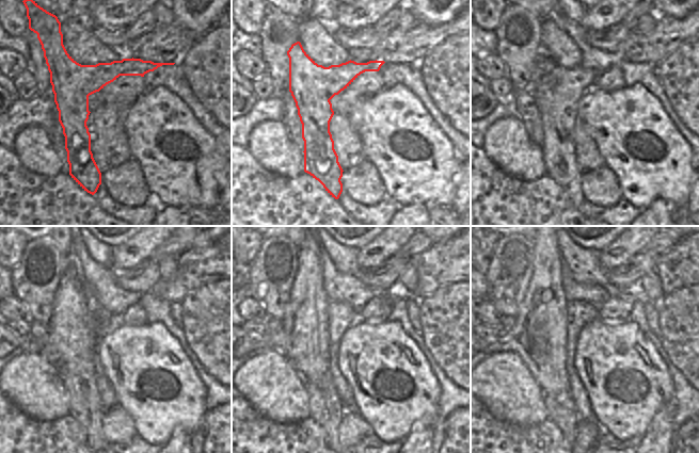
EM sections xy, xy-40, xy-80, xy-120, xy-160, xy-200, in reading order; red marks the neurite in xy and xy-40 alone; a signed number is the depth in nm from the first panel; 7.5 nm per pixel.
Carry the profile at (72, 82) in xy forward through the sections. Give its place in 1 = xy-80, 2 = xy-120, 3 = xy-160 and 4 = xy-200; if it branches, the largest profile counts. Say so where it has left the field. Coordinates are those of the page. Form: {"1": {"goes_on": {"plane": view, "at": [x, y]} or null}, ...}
{"1": {"goes_on": {"plane": "xy-80", "at": [556, 98]}}, "2": {"goes_on": {"plane": "xy-120", "at": [83, 400]}}, "3": {"goes_on": {"plane": "xy-160", "at": [324, 405]}}, "4": {"goes_on": {"plane": "xy-200", "at": [561, 410]}}}

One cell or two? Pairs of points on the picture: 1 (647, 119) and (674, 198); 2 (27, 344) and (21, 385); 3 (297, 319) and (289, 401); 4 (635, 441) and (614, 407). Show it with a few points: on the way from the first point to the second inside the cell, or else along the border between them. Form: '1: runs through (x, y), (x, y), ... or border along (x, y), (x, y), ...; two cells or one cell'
1: runs through (663, 139), (668, 145), (670, 179); one cell
2: border along (34, 350), (21, 352), (11, 360); two cells
3: border along (274, 350), (292, 367), (303, 381); two cells
4: border along (607, 431), (619, 439), (641, 436); two cells

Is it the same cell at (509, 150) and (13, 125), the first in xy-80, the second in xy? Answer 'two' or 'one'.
two

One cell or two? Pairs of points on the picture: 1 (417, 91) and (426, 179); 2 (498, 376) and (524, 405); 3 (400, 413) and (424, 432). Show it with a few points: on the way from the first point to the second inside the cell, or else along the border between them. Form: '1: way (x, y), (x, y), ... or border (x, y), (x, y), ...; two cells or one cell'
1: border (398, 83), (401, 83), (423, 104), (432, 119); two cells
2: way (503, 384), (517, 398); one cell
3: border (433, 430), (426, 423), (414, 423), (403, 440); two cells

